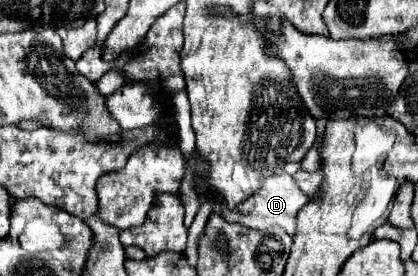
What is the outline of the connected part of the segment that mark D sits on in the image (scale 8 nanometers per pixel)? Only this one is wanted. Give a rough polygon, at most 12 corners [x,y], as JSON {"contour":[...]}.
{"contour":[[279,172],[243,204],[221,206],[227,222],[295,236],[309,202],[295,178]]}

